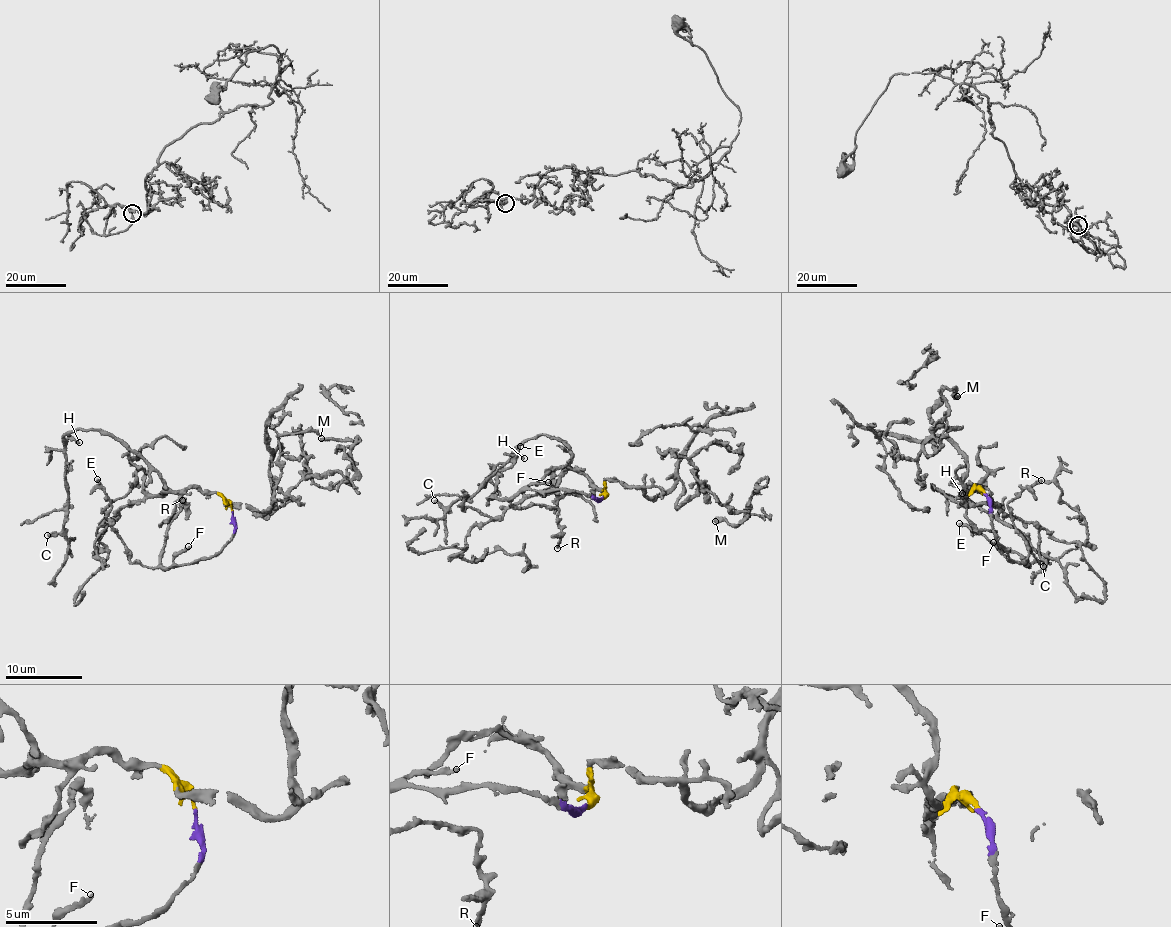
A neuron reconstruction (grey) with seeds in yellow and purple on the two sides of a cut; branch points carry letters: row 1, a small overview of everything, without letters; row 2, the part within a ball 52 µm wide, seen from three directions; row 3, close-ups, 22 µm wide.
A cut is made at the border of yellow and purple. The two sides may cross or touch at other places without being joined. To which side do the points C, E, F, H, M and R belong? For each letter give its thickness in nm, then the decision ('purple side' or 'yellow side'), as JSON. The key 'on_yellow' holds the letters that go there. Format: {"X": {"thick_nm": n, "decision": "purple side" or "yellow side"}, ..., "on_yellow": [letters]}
{"C": {"thick_nm": 240, "decision": "yellow side"}, "E": {"thick_nm": 240, "decision": "purple side"}, "F": {"thick_nm": 240, "decision": "purple side"}, "H": {"thick_nm": 200, "decision": "yellow side"}, "M": {"thick_nm": 320, "decision": "yellow side"}, "R": {"thick_nm": 220, "decision": "purple side"}, "on_yellow": ["C", "H", "M"]}

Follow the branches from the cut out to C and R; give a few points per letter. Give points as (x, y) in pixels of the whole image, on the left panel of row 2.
C: (232, 510), (215, 494), (169, 489), (120, 441), (81, 429), (64, 439), (70, 491), (61, 530), (47, 535)
R: (232, 510), (234, 533), (219, 552), (165, 568), (161, 550), (166, 525), (183, 503), (186, 505), (182, 501)

